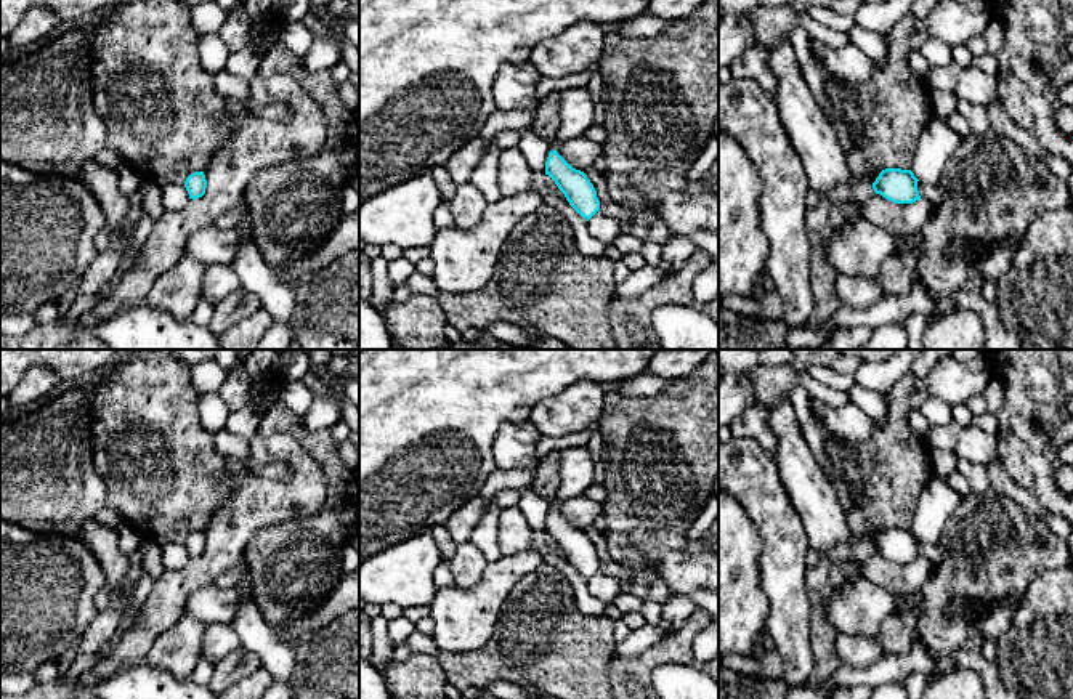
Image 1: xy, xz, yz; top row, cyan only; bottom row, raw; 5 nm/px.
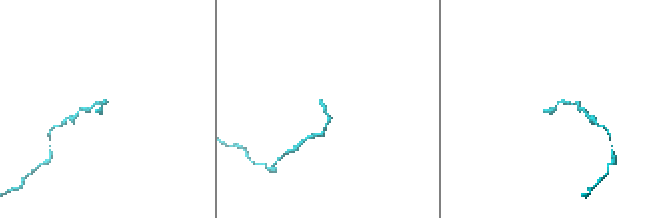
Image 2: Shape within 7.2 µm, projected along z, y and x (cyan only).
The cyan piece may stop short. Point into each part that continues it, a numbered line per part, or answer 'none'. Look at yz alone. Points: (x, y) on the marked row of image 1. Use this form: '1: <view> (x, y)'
1: yz (813, 140)

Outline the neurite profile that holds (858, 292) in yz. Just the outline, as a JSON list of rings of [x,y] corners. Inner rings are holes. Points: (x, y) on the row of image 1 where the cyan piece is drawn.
[[[879,274],[864,276],[842,276],[836,277],[836,295],[842,306],[863,309],[884,297]]]

